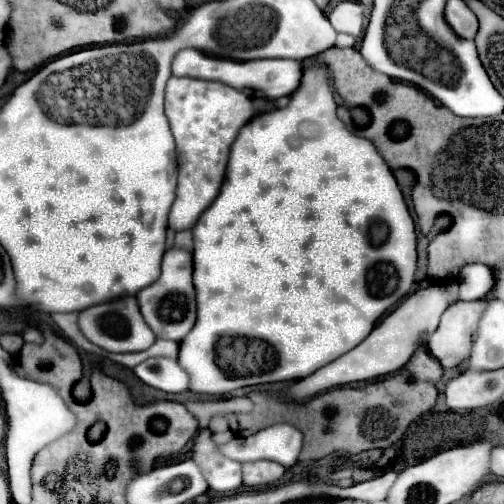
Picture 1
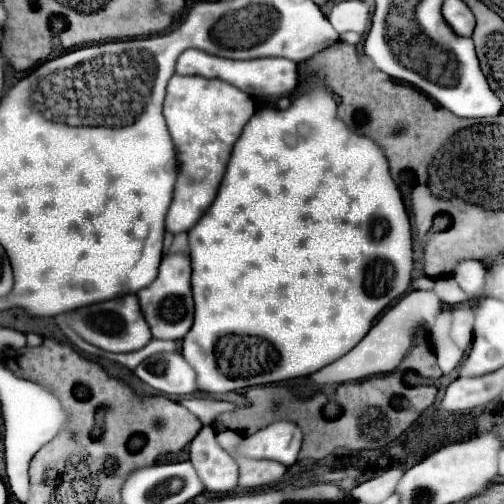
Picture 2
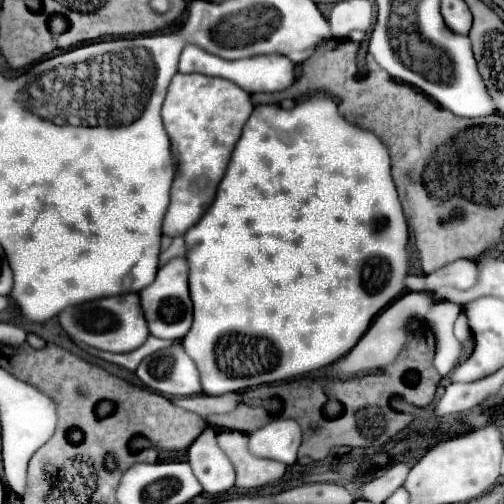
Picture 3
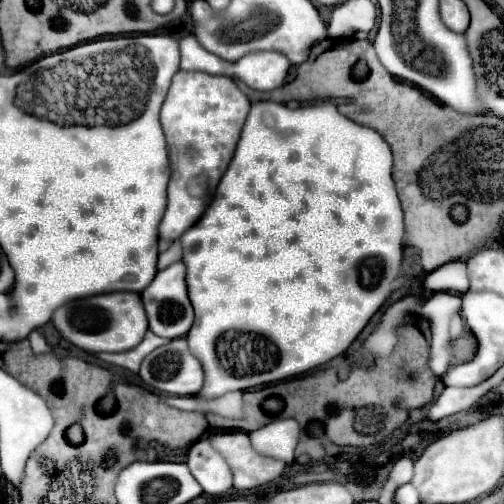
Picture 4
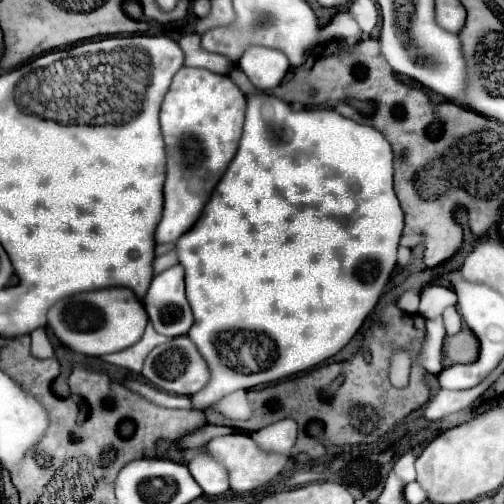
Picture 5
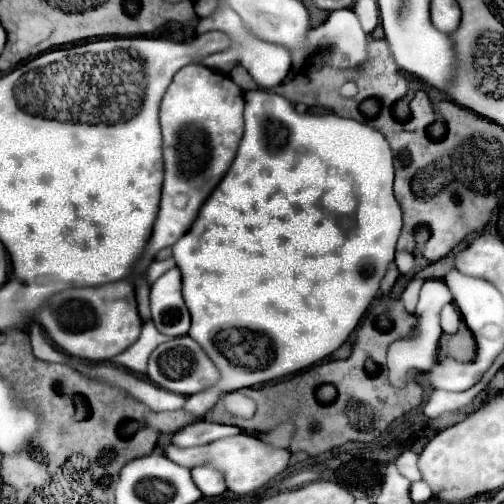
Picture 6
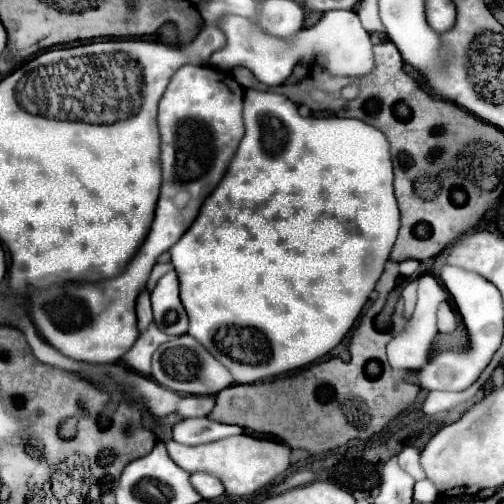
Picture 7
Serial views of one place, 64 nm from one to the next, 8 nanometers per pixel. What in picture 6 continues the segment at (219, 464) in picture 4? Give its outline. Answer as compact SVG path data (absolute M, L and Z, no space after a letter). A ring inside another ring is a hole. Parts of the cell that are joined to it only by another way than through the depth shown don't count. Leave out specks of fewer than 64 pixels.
M208 466L194 468L192 470L192 480L196 482L196 486L200 488L200 492L206 498L220 496L226 490L226 484L224 484L224 478L220 476L220 472L214 472L214 468L208 468Z

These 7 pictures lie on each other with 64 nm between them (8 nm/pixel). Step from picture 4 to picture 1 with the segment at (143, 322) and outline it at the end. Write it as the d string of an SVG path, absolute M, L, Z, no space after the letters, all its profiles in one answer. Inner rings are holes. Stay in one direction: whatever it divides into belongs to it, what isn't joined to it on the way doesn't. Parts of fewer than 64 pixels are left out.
M124 296L106 304L90 306L78 314L78 328L80 332L96 346L108 350L108 352L140 352L154 344L154 334L144 322L138 302L134 296Z

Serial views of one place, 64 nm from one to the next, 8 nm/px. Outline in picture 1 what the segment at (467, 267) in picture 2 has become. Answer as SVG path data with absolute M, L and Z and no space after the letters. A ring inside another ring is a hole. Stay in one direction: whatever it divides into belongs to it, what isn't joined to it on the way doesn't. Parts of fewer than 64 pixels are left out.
M469 264L461 269L460 274L460 300L482 300L492 290L492 268L484 264Z

